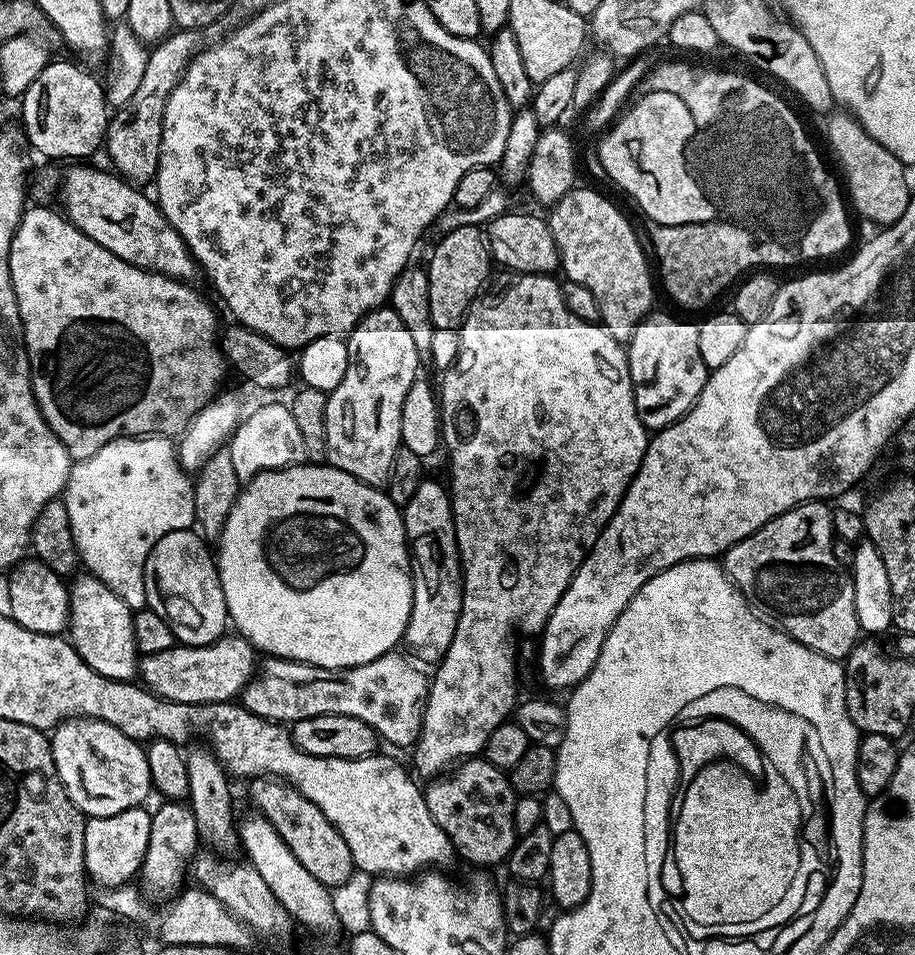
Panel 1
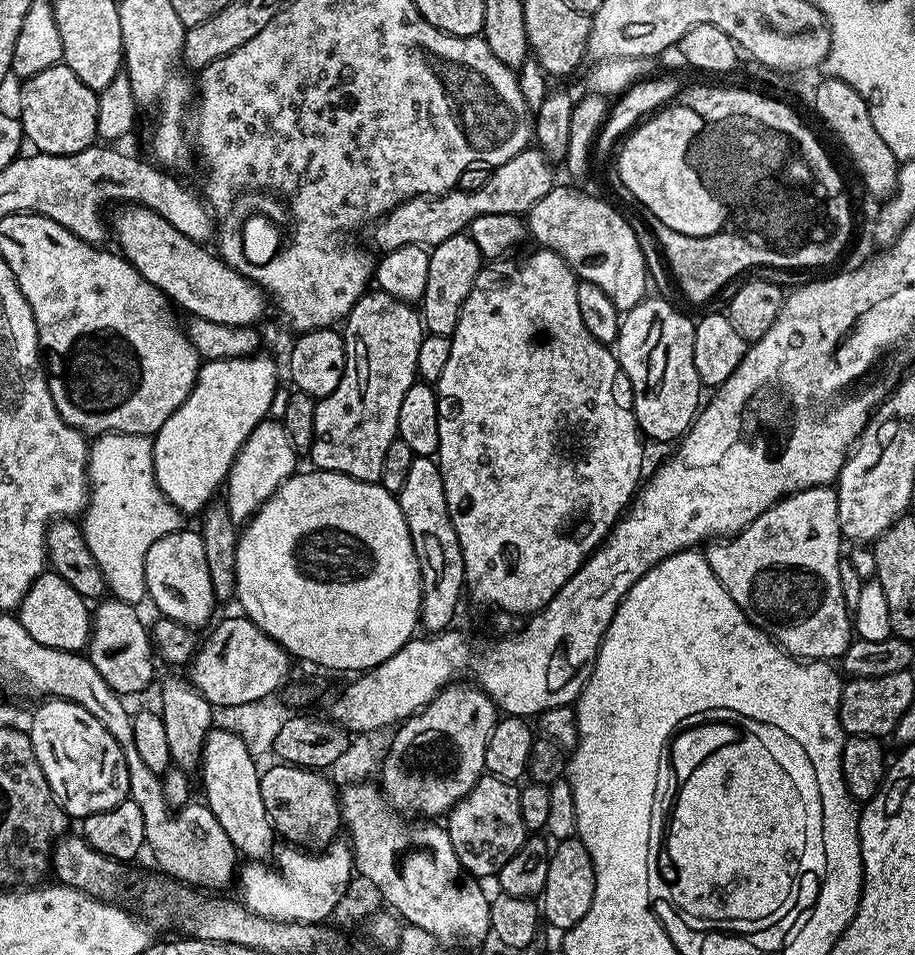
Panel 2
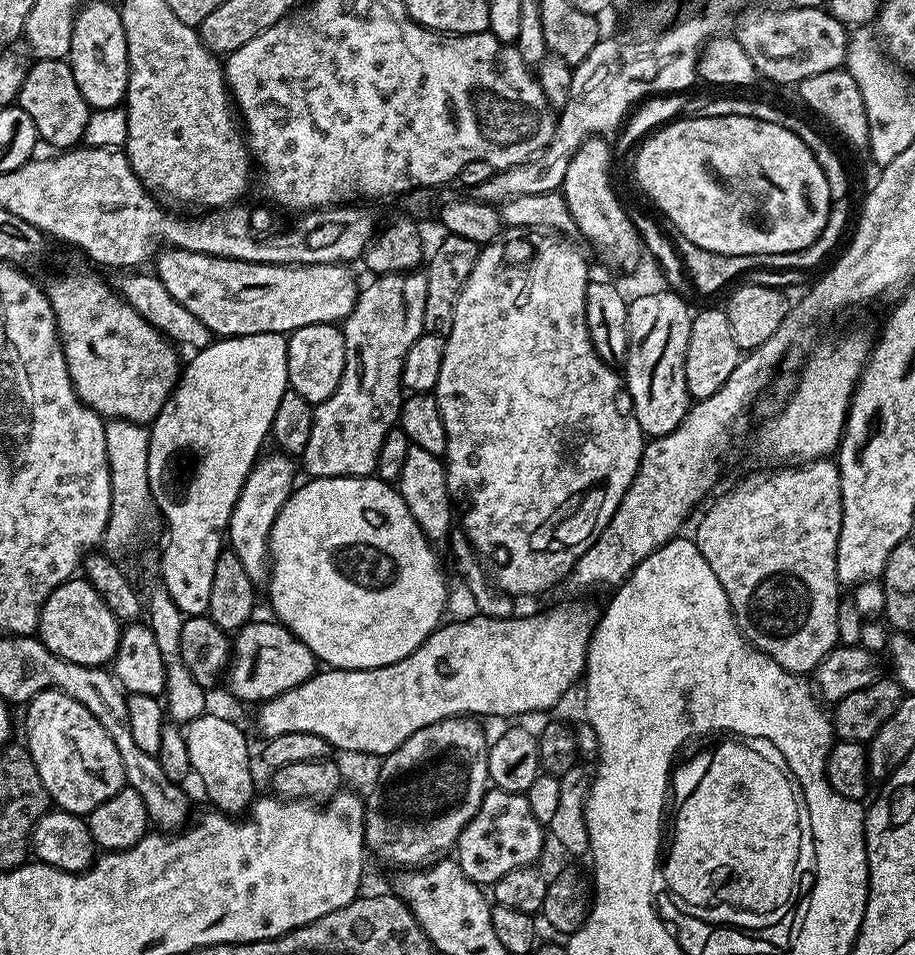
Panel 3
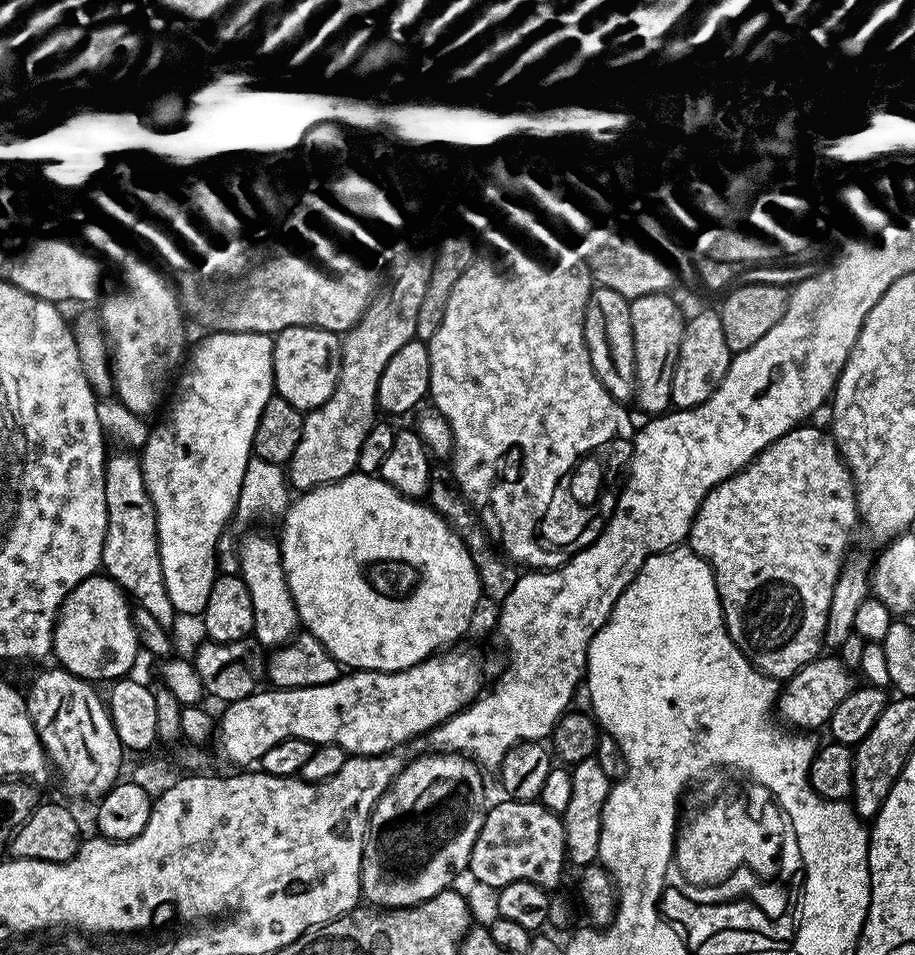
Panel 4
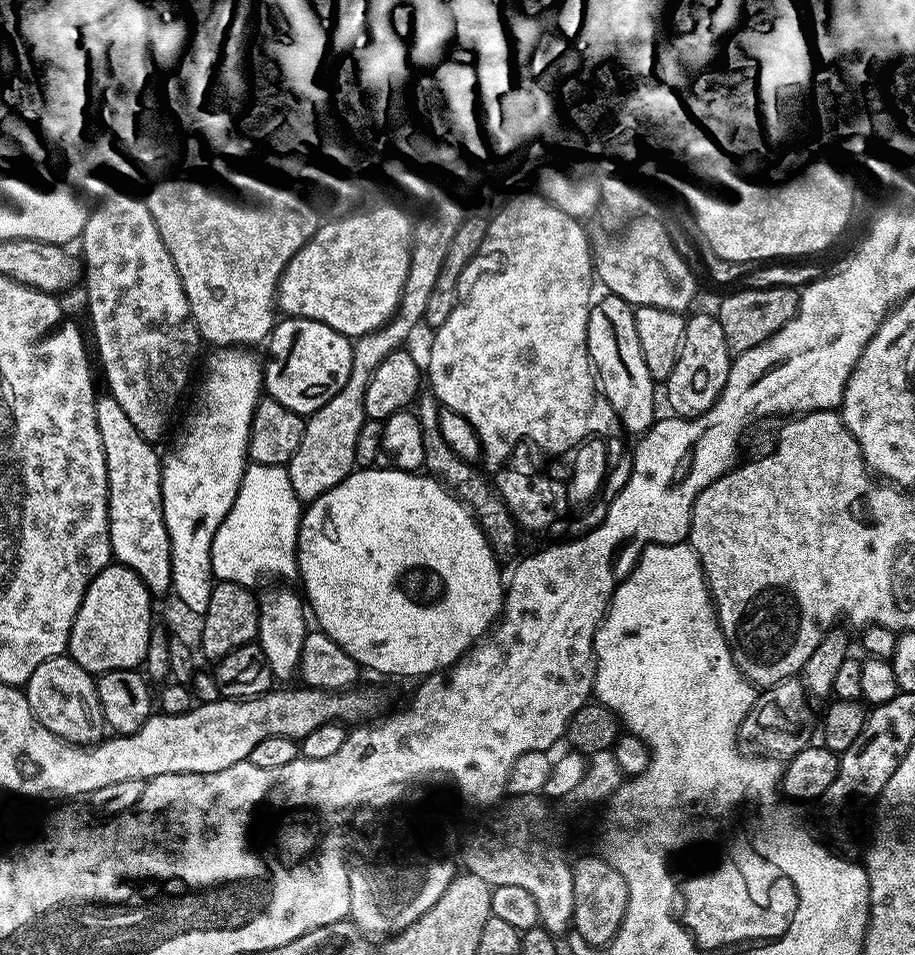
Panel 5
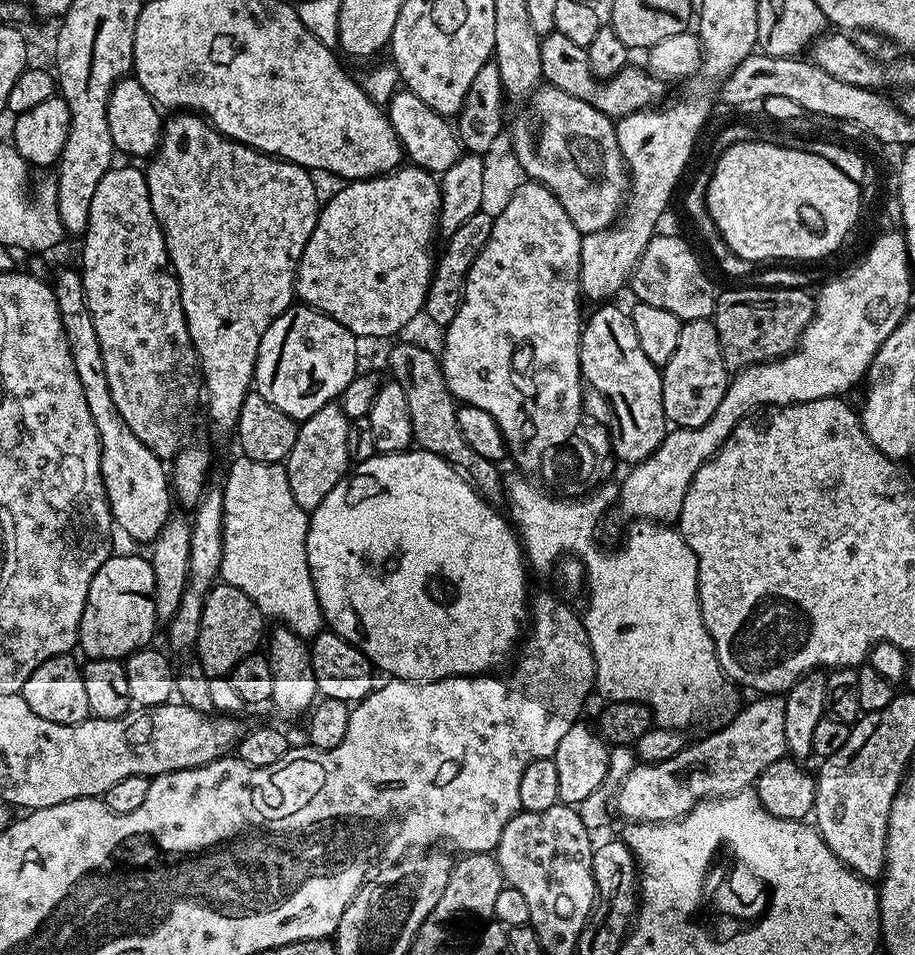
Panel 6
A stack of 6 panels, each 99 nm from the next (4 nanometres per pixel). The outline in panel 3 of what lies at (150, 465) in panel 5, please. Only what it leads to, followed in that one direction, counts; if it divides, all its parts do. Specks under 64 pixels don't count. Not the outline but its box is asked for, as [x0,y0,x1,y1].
[146,583,208,726]

